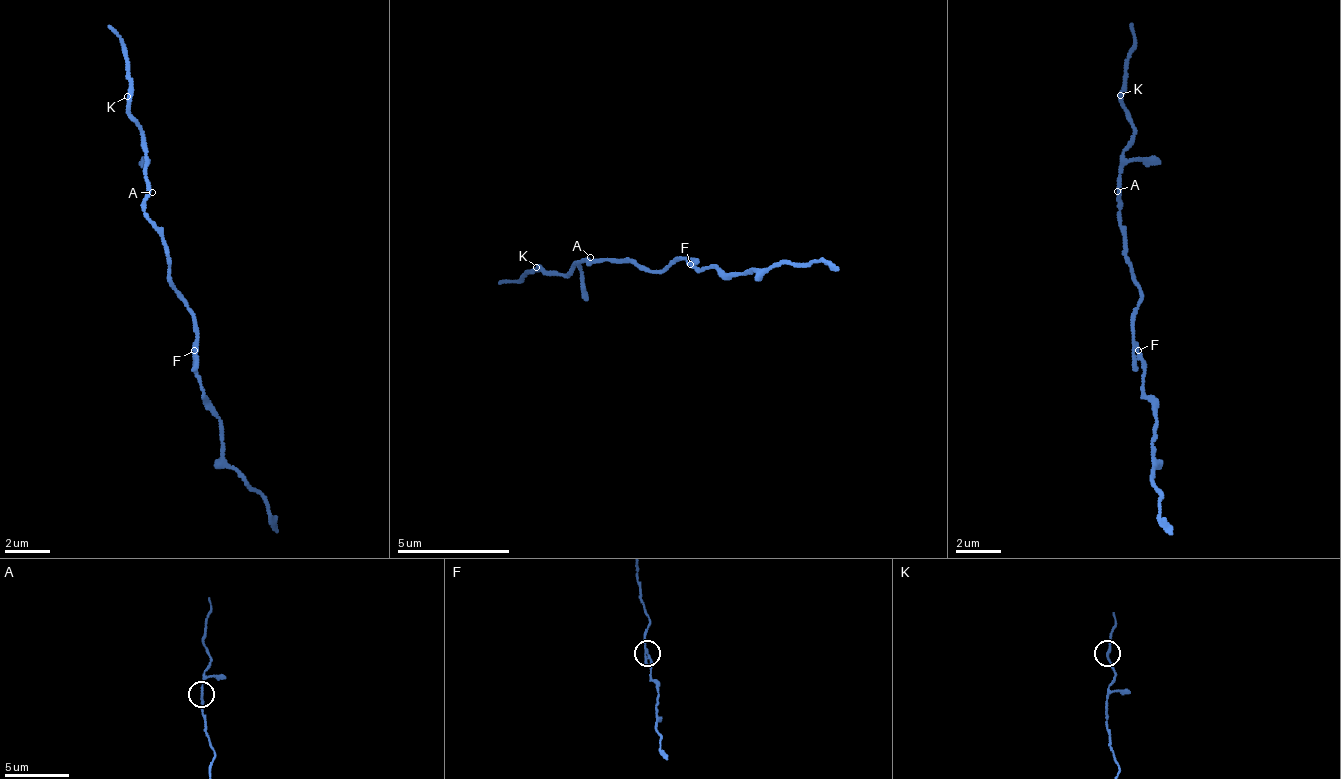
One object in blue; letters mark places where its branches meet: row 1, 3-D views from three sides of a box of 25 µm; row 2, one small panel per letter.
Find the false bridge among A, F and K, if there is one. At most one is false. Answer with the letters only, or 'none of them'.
F

